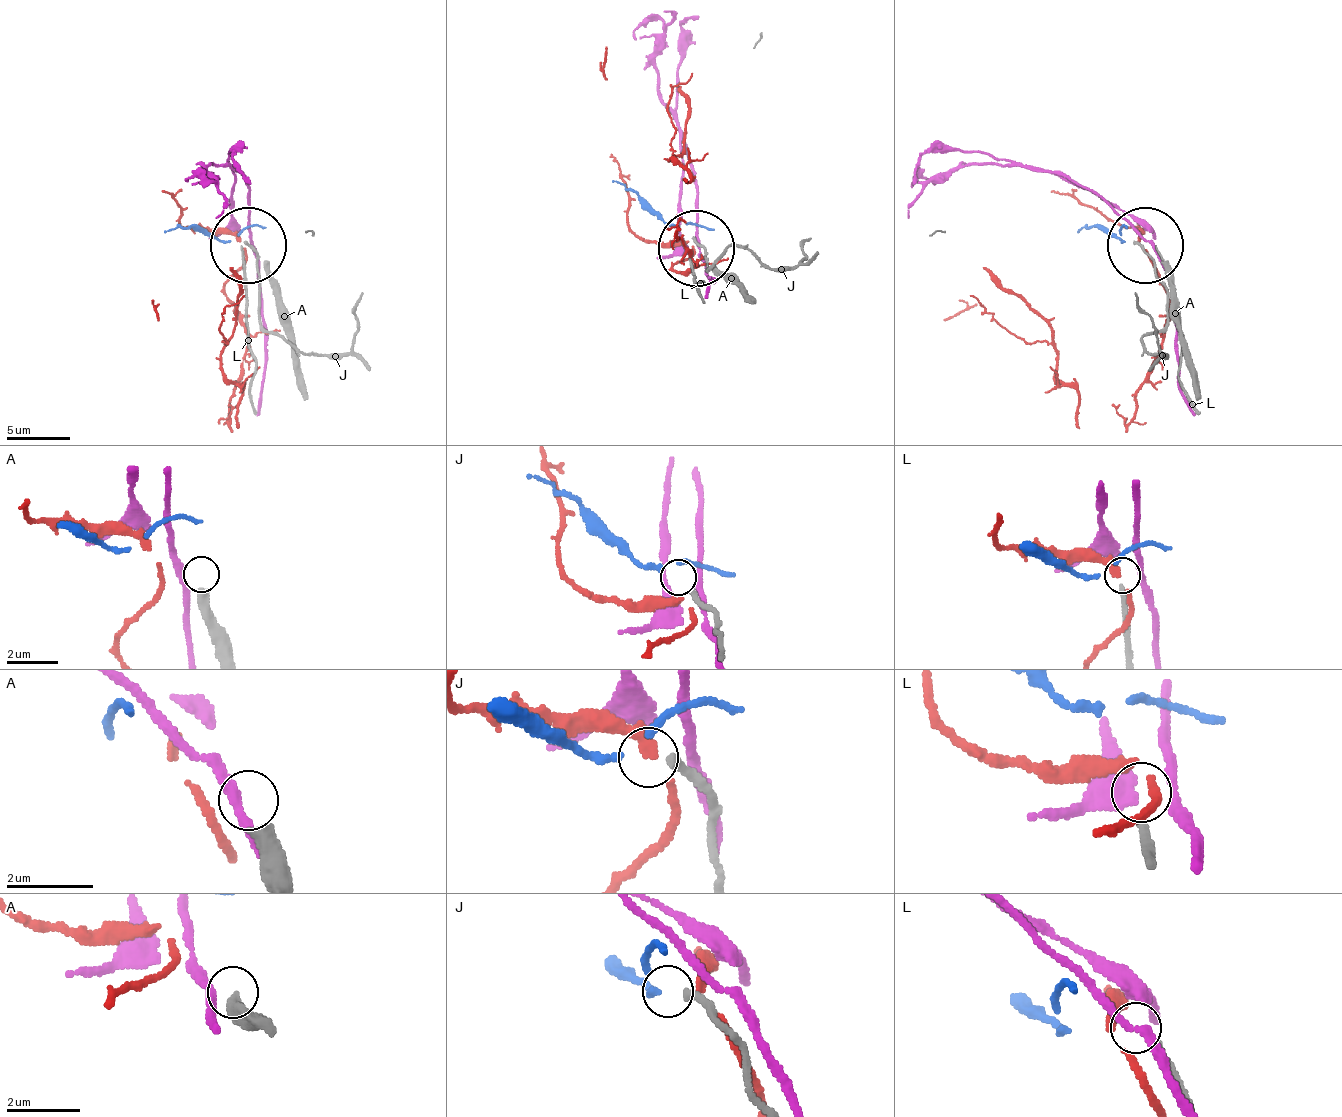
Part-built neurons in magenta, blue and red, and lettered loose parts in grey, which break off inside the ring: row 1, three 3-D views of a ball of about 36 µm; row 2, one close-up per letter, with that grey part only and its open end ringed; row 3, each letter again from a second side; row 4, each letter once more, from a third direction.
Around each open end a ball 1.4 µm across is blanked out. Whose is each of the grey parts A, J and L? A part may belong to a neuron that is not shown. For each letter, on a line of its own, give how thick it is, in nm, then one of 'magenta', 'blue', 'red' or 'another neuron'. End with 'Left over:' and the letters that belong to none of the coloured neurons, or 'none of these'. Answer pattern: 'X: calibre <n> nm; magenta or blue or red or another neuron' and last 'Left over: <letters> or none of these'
A: calibre 440 nm; another neuron
J: calibre 240 nm; another neuron
L: calibre 160 nm; another neuron
Left over: A, J, L

